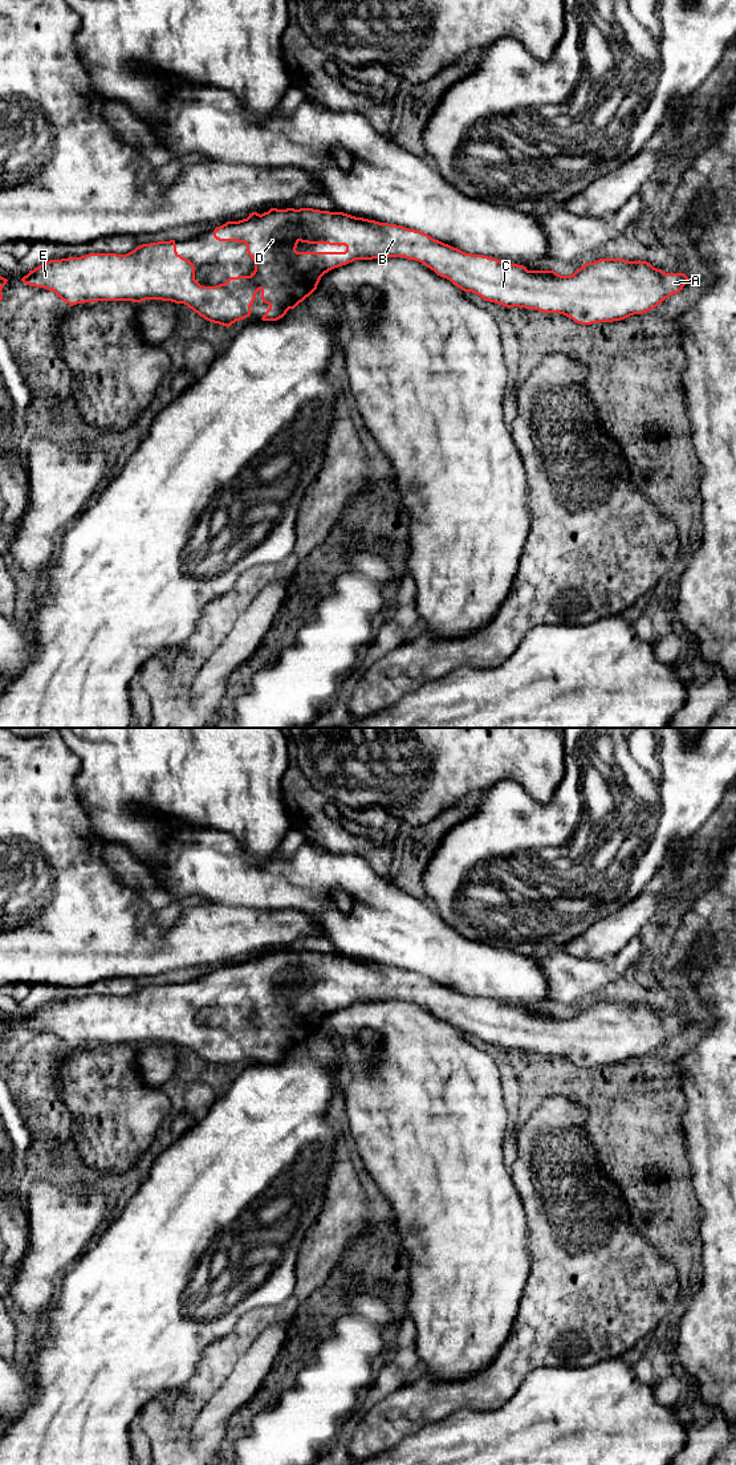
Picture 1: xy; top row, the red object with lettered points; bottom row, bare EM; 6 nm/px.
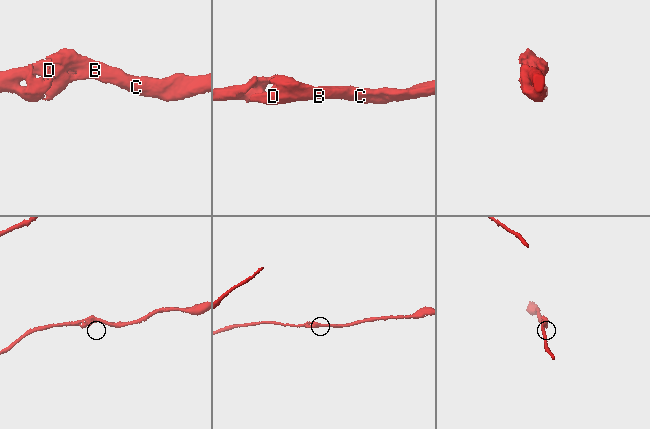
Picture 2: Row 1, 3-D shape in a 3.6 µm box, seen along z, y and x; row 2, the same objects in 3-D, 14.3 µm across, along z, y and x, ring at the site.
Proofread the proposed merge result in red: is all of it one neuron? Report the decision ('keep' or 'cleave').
keep

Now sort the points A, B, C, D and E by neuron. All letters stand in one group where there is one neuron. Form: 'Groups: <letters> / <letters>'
Groups: A B C D E

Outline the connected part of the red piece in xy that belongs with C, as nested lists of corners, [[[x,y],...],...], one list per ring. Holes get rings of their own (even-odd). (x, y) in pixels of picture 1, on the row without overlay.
[[[271,951],[268,955],[252,955],[247,961],[227,964],[216,969],[214,980],[219,984],[237,984],[247,988],[255,1004],[249,1018],[229,1020],[216,1029],[202,1029],[195,1022],[194,1006],[176,994],[175,982],[142,986],[126,997],[89,996],[81,1000],[49,1002],[29,1013],[21,1021],[24,1026],[54,1034],[70,1049],[98,1043],[162,1042],[184,1046],[204,1062],[229,1070],[251,1058],[256,1035],[269,1047],[263,1063],[277,1063],[289,1051],[294,1051],[316,1031],[329,1013],[355,1002],[378,1000],[404,1000],[424,1006],[438,1018],[450,1022],[464,1034],[472,1034],[484,1043],[507,1050],[534,1051],[558,1055],[581,1067],[621,1063],[656,1050],[666,1041],[679,1035],[690,1021],[684,1016],[664,1016],[647,1004],[623,1001],[599,1001],[585,1005],[570,1018],[552,1013],[528,1013],[524,1008],[507,1006],[497,1001],[465,996],[432,981],[424,974],[397,967],[355,960],[343,955],[313,951]],[[298,985],[345,988],[345,994],[297,994]]]

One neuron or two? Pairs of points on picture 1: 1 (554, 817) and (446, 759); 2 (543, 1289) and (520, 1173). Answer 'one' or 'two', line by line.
1: two
2: one

